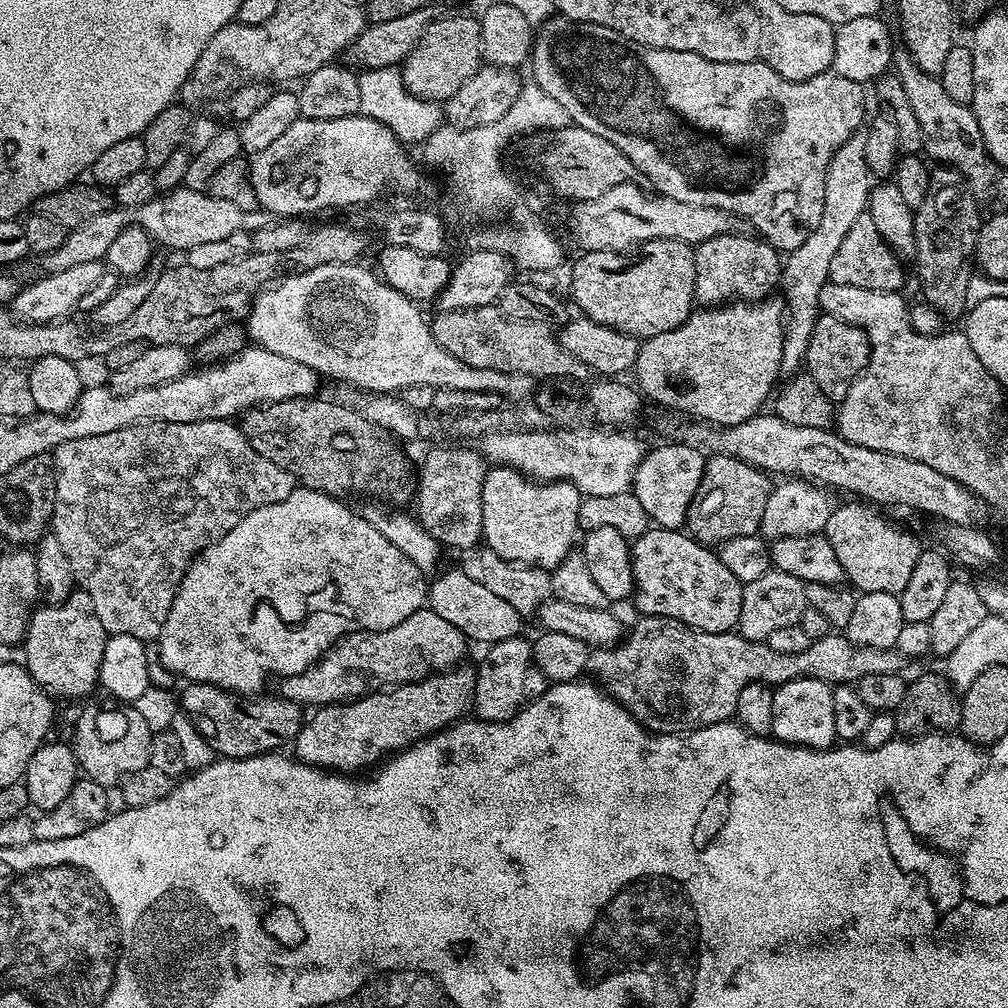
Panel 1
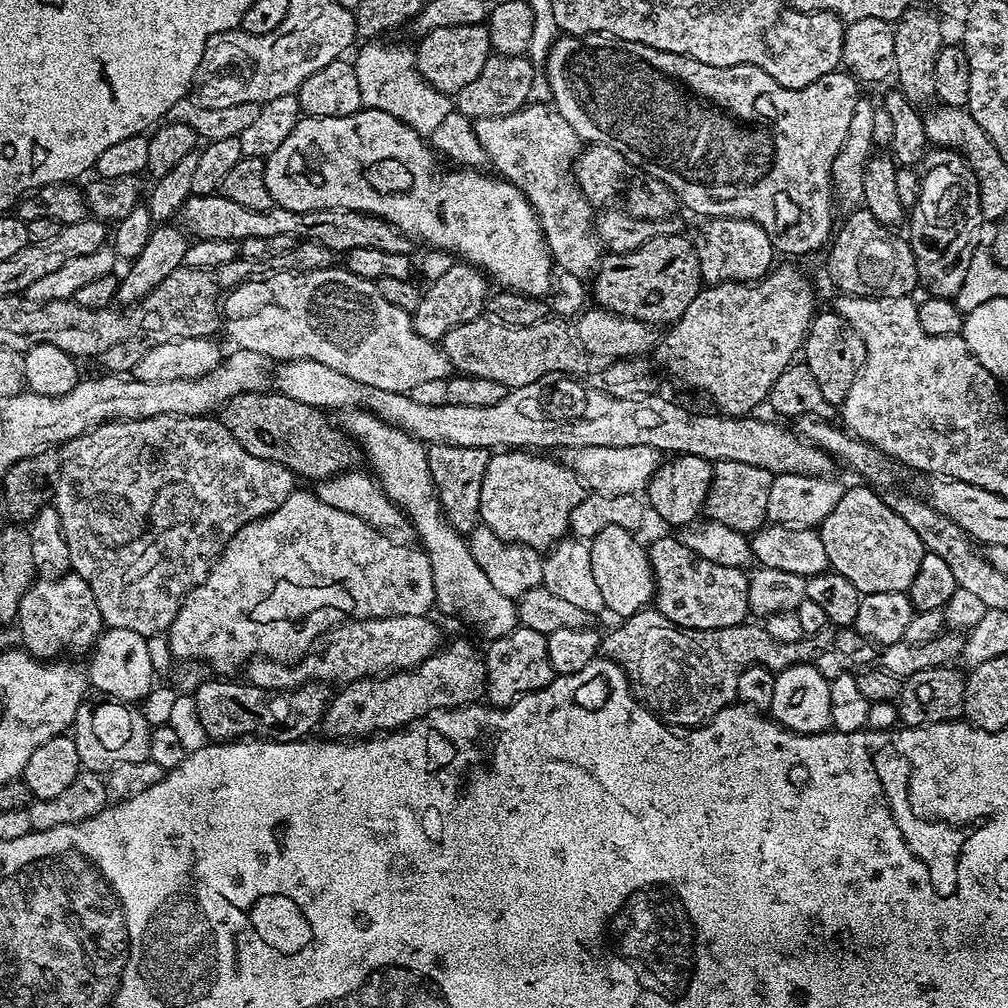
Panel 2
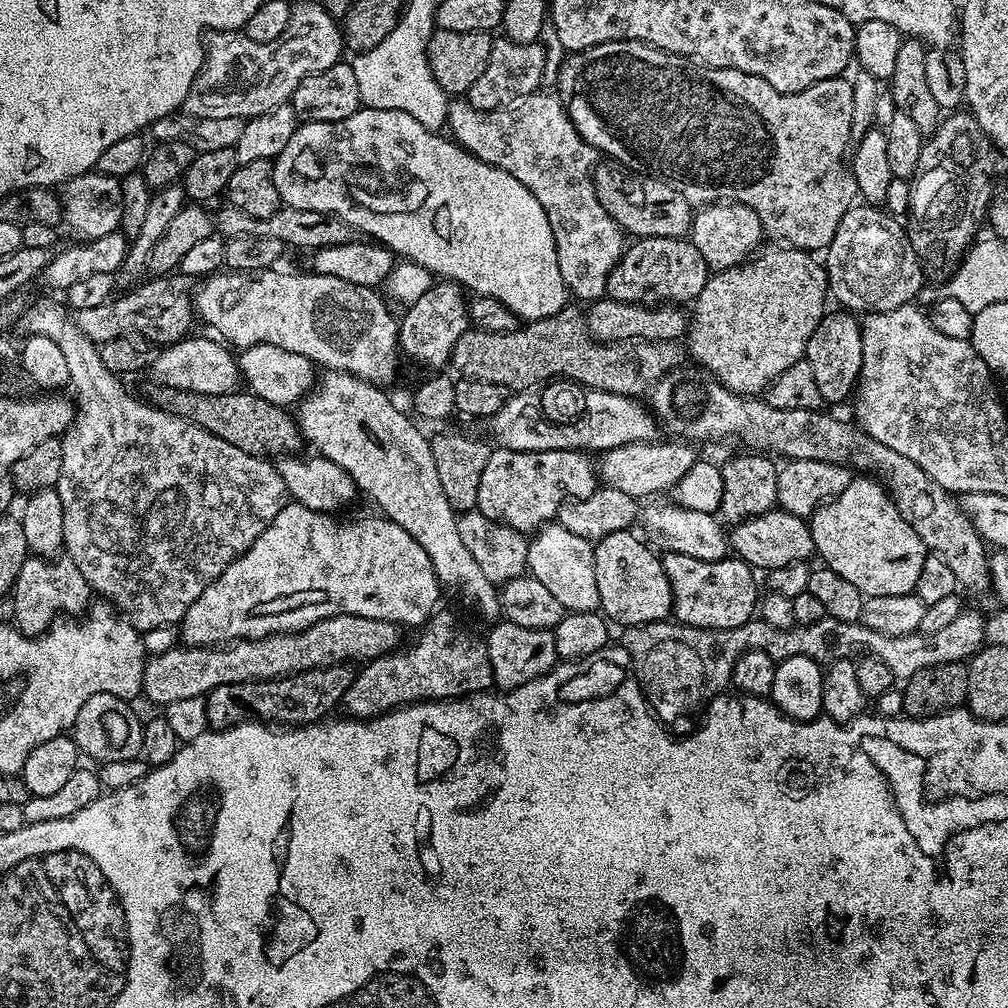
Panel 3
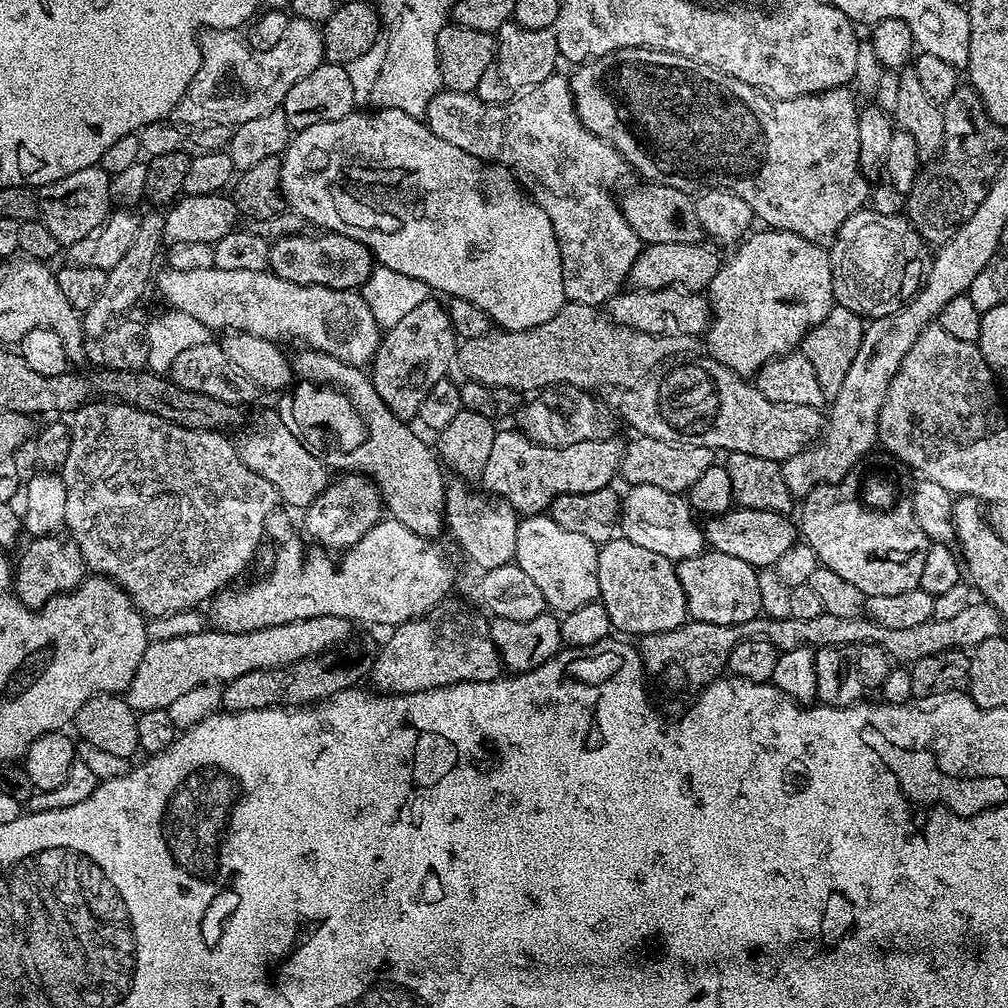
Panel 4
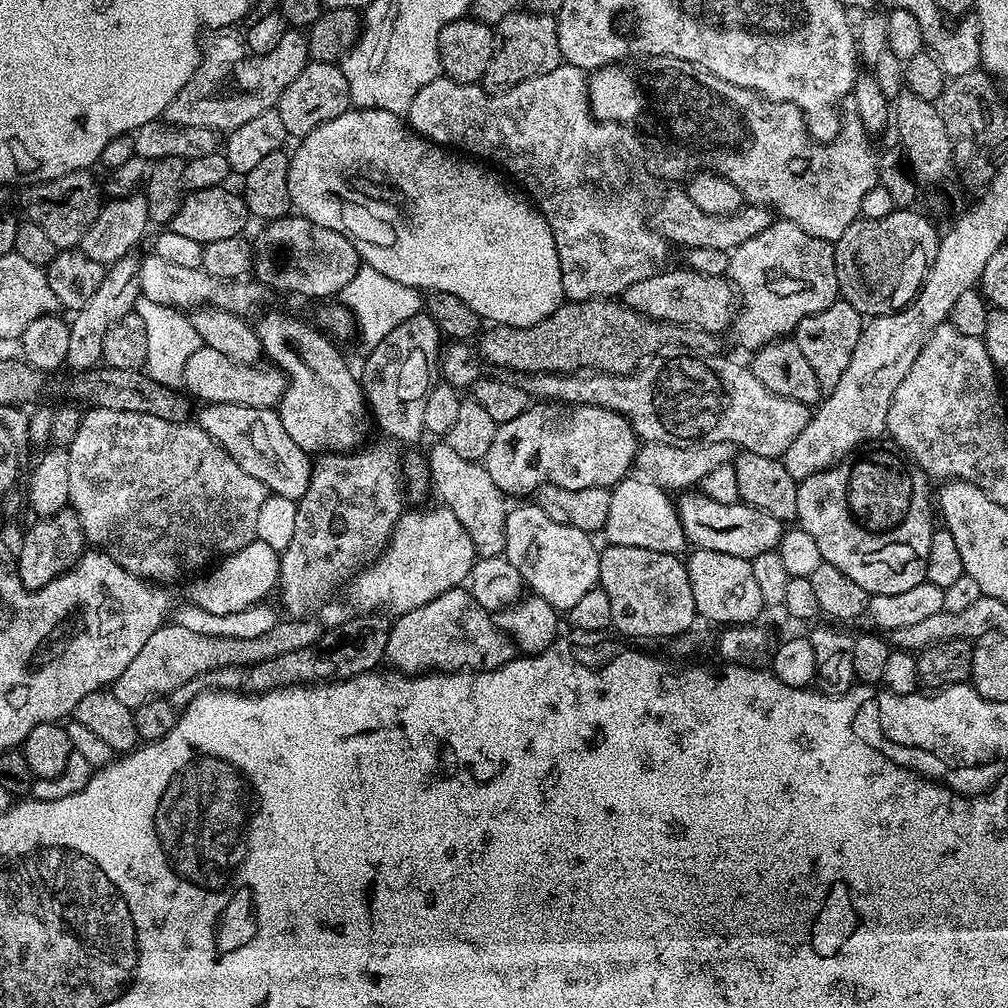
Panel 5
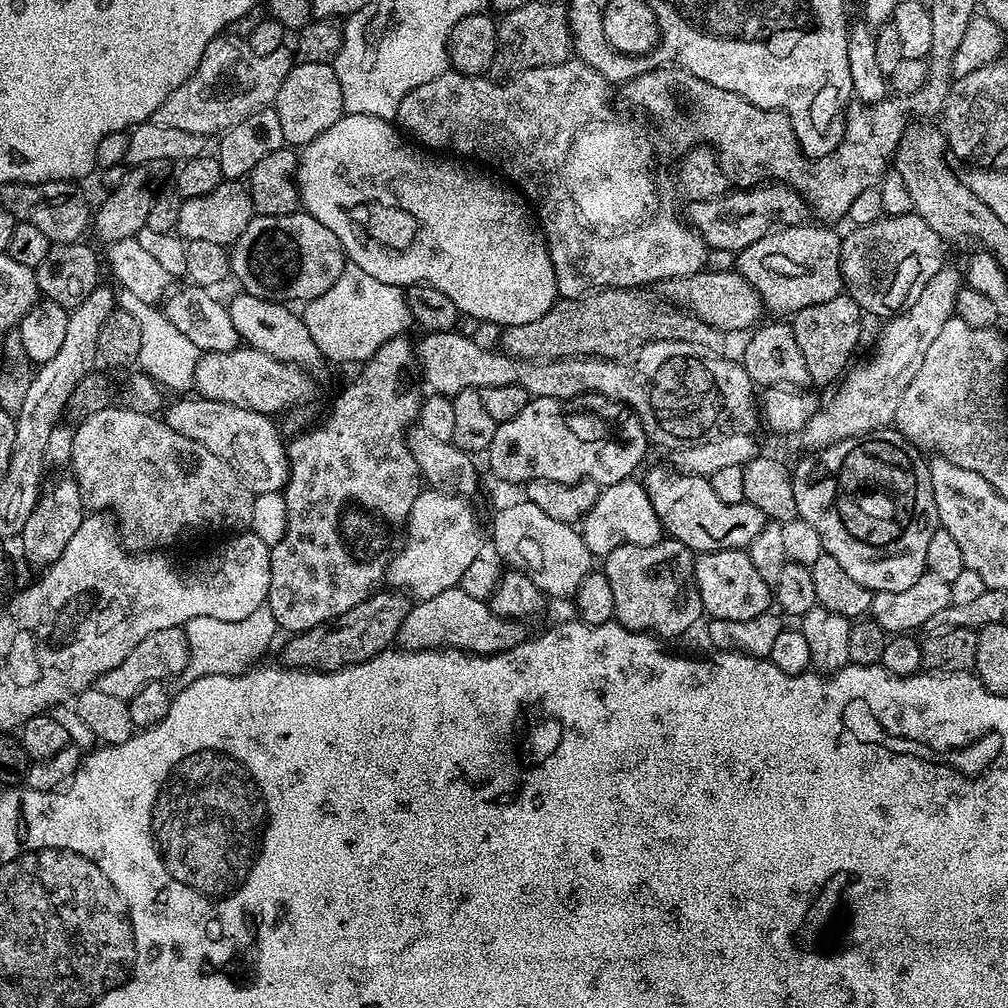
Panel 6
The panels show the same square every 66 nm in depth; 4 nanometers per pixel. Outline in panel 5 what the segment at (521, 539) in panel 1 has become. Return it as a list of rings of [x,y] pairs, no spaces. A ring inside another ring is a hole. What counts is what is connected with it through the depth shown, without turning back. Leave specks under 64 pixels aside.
[[[595,404],[569,407],[565,416],[559,416],[555,410],[557,411],[552,406],[530,406],[525,412],[518,414],[518,418],[497,427],[494,442],[490,442],[490,450],[486,450],[482,463],[490,474],[490,482],[494,482],[494,486],[498,486],[505,497],[528,498],[547,484],[562,486],[566,490],[611,489],[631,473],[628,471],[633,471],[638,437],[626,417],[614,410],[597,408]]]

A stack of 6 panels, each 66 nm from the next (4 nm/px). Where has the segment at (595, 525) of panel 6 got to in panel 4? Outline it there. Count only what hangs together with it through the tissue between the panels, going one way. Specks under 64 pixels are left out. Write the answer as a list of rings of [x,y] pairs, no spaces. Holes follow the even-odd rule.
[[[634,484],[627,490],[622,496],[618,521],[618,532],[623,539],[634,542],[634,546],[654,550],[654,554],[662,554],[662,558],[673,562],[694,558],[705,551],[703,527],[698,520],[696,524],[694,509],[681,493],[649,484]]]

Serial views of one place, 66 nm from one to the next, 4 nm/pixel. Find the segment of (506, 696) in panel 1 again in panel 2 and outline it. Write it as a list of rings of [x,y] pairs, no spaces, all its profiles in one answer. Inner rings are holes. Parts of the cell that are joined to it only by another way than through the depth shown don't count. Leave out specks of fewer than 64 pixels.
[[[516,627],[512,633],[491,641],[484,652],[486,662],[486,690],[484,696],[493,708],[506,708],[520,696],[550,686],[554,673],[550,666],[550,654],[546,654],[547,636],[538,630]]]

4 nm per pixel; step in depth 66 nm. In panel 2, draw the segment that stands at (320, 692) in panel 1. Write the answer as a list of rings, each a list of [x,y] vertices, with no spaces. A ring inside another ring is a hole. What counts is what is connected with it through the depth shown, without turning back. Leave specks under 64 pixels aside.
[[[387,616],[377,620],[350,620],[324,633],[312,650],[295,662],[253,658],[246,665],[247,683],[258,686],[262,690],[286,690],[297,688],[303,684],[323,682],[329,686],[347,686],[356,680],[367,680],[374,676],[383,676],[394,672],[403,672],[416,668],[426,658],[436,653],[441,647],[440,628],[428,616]]]

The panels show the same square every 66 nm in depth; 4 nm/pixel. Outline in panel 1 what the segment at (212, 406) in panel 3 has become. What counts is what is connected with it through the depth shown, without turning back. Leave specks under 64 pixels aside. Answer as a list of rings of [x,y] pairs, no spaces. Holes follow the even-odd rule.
[[[303,396],[273,404],[262,404],[243,413],[238,426],[250,446],[254,446],[254,450],[258,450],[262,458],[270,458],[274,466],[282,466],[282,470],[286,470],[295,478],[297,485],[337,498],[347,497],[347,492],[353,492],[356,496],[365,492],[368,495],[365,497],[388,506],[411,505],[418,480],[414,475],[414,464],[408,461],[407,454],[399,448],[401,445],[386,429],[370,422],[363,414],[357,412],[355,407],[347,403],[335,404],[332,400],[320,399]]]

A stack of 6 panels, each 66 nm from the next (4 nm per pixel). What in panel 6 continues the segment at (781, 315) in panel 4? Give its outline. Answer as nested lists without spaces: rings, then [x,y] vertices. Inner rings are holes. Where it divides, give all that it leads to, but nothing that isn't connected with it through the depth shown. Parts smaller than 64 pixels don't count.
[[[812,222],[803,226],[789,226],[778,228],[775,232],[766,234],[766,238],[758,238],[750,246],[746,246],[736,257],[736,268],[740,275],[747,278],[758,290],[760,301],[765,309],[771,312],[788,312],[795,314],[806,306],[814,306],[818,302],[826,302],[830,298],[844,292],[844,279],[840,269],[840,241],[839,235],[831,232],[831,227],[815,228]]]

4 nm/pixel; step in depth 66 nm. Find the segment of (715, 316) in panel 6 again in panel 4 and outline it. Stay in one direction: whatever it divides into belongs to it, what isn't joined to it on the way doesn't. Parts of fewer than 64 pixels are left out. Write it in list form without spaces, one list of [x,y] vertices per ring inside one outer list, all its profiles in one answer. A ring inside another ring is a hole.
[[[679,286],[628,291],[615,292],[606,305],[606,315],[622,326],[630,326],[634,330],[659,336],[699,337],[710,323],[708,297],[699,291]]]

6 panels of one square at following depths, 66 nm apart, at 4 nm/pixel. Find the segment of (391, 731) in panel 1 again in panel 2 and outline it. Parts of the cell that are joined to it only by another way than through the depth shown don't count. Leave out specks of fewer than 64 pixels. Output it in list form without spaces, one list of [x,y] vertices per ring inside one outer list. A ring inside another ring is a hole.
[[[452,640],[436,649],[436,653],[426,658],[416,668],[403,672],[394,672],[383,676],[374,676],[367,680],[356,680],[341,687],[328,703],[324,712],[322,732],[325,737],[347,741],[349,738],[368,738],[381,730],[395,730],[413,724],[432,712],[442,708],[463,708],[466,704],[475,704],[484,696],[486,690],[486,662],[484,652],[476,649],[468,640]]]

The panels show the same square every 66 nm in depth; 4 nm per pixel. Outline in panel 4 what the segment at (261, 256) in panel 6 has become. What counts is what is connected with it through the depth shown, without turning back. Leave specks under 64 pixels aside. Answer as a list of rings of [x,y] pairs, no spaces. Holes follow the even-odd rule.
[[[321,231],[320,236],[282,236],[271,241],[268,268],[278,278],[298,286],[330,286],[331,288],[359,289],[368,281],[374,267],[374,257],[362,242],[337,232]]]

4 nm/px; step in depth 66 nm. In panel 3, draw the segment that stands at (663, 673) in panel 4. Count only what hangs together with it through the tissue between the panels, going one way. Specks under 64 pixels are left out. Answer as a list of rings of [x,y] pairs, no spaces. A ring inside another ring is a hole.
[[[965,610],[958,618],[954,618],[954,622],[949,622],[943,630],[934,634],[922,631],[878,634],[878,630],[870,630],[870,626],[859,620],[842,622],[825,615],[818,622],[796,624],[791,628],[775,628],[770,626],[770,622],[759,618],[733,628],[695,628],[689,624],[655,620],[649,624],[629,627],[625,631],[628,633],[622,640],[622,646],[632,658],[632,668],[636,671],[636,680],[644,691],[649,709],[657,721],[668,725],[691,712],[699,713],[715,696],[721,695],[732,683],[734,662],[738,662],[741,654],[751,648],[768,652],[770,658],[777,662],[805,656],[821,666],[827,666],[834,660],[877,656],[879,660],[886,662],[886,666],[890,666],[897,681],[906,682],[914,674],[918,674],[918,670],[926,670],[930,666],[946,662],[968,662],[972,659],[986,644],[985,619],[985,613]]]

